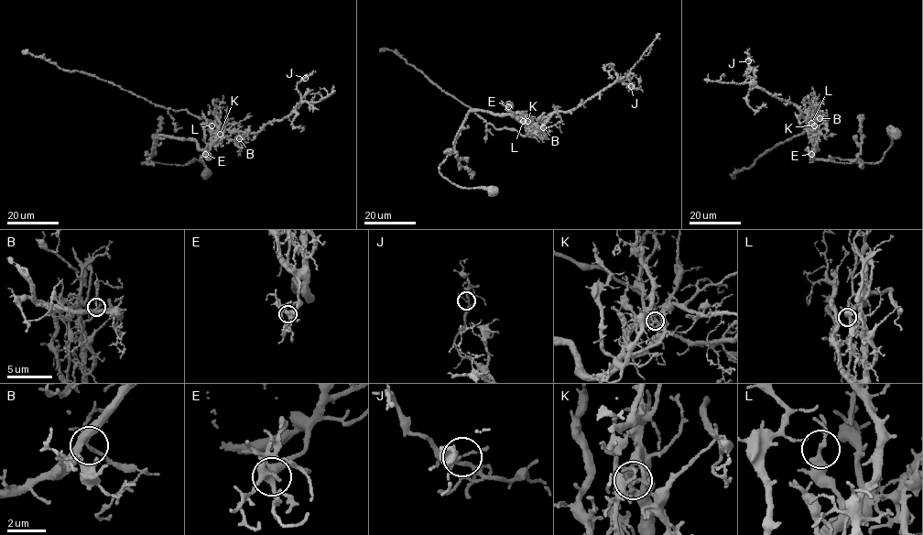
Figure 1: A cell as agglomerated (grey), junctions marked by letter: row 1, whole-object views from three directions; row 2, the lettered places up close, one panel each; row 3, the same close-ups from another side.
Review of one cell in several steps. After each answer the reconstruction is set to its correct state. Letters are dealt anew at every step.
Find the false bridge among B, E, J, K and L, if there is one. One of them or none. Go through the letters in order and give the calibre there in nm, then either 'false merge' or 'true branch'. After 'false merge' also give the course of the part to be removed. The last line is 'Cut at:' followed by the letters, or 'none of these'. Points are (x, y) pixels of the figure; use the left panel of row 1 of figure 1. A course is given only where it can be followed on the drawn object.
B: 320 nm | true branch
E: 320 nm | true branch
J: 150 nm | true branch
K: 130 nm | false merge | (220, 134), (227, 128), (244, 136), (228, 140), (186, 110), (155, 105), (22, 51)
L: 220 nm | true branch
Cut at: K

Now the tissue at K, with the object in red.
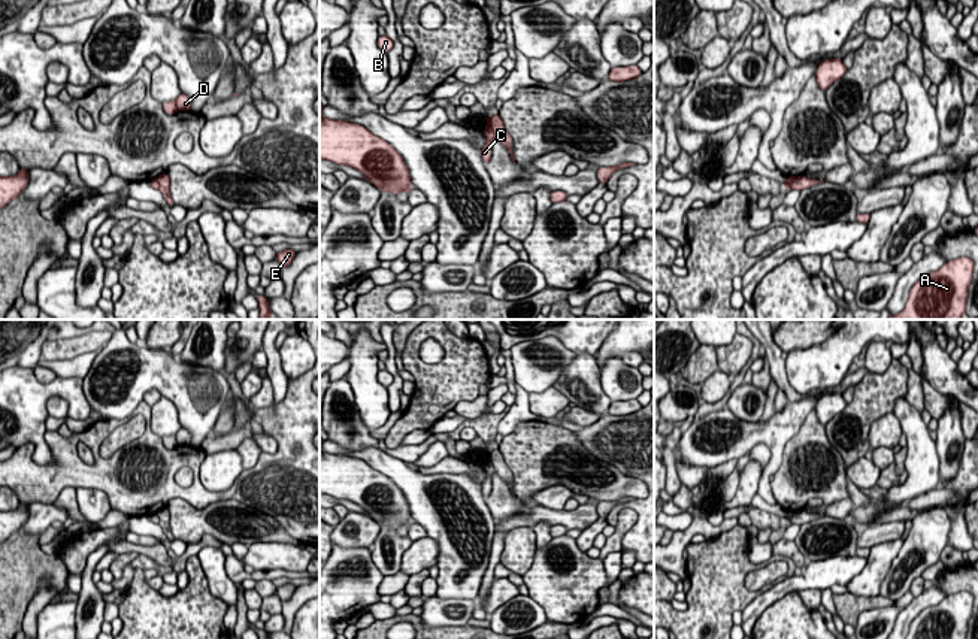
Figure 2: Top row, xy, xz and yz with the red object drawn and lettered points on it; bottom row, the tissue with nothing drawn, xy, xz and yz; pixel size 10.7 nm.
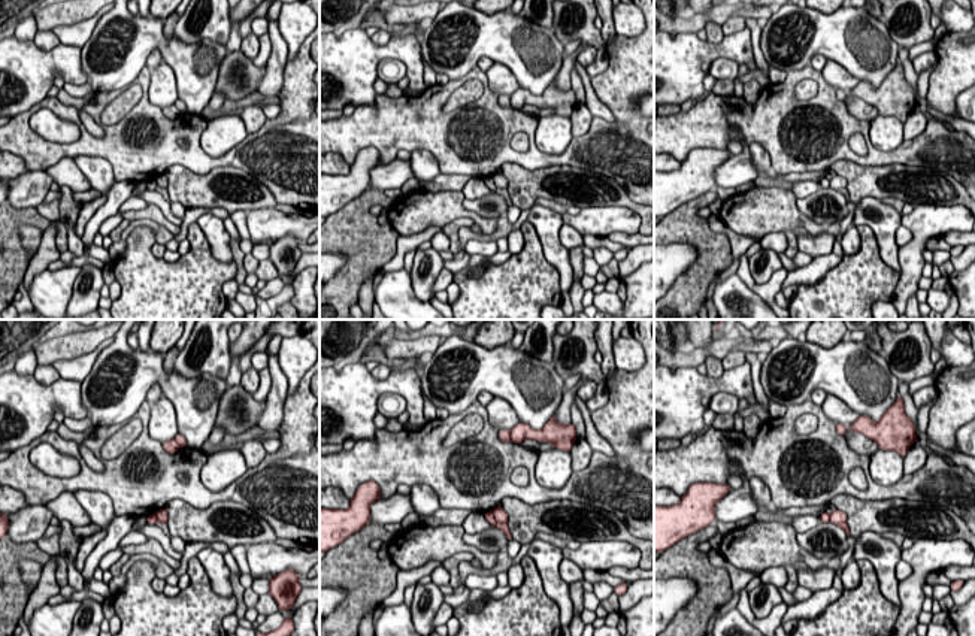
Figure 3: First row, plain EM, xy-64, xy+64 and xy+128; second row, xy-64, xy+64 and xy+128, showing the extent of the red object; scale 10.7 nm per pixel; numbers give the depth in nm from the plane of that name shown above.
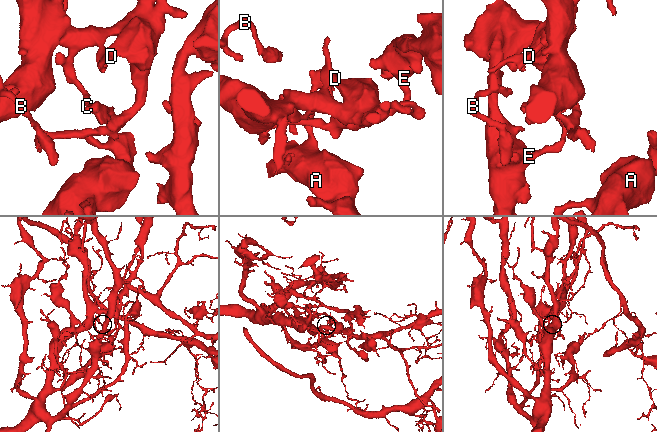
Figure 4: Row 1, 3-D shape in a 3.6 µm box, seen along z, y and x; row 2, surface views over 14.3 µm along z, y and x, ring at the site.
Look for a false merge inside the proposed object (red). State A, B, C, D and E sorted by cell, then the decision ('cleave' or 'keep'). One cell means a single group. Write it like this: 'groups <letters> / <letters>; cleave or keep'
groups A B C E / D; cleave

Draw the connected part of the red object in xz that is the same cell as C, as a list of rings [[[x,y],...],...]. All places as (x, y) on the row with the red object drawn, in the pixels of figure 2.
[[[485,116],[485,119],[487,119],[487,127],[484,130],[484,136],[487,137],[487,143],[481,149],[481,157],[482,157],[484,164],[487,164],[491,160],[491,146],[493,146],[493,139],[496,137],[494,131],[491,128],[490,119],[487,116]]]

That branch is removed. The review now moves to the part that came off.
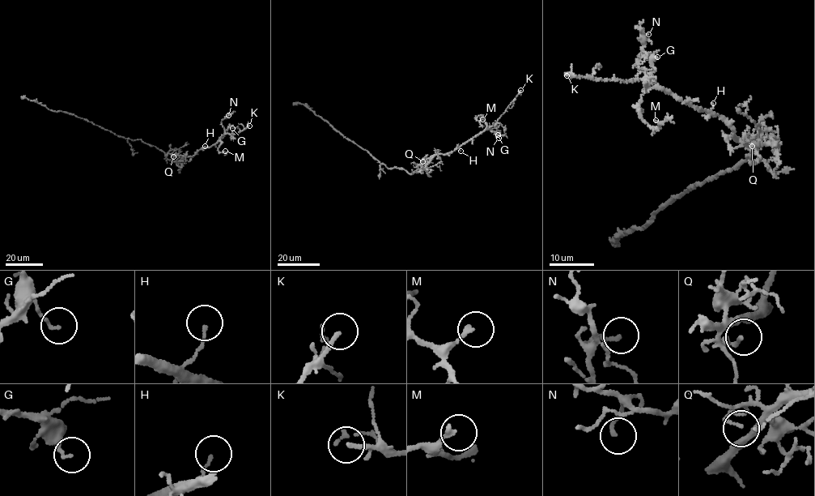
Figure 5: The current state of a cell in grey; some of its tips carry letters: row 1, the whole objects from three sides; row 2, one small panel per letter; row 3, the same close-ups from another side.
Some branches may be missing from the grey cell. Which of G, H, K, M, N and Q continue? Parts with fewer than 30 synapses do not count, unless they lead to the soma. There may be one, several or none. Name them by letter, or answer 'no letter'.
K

